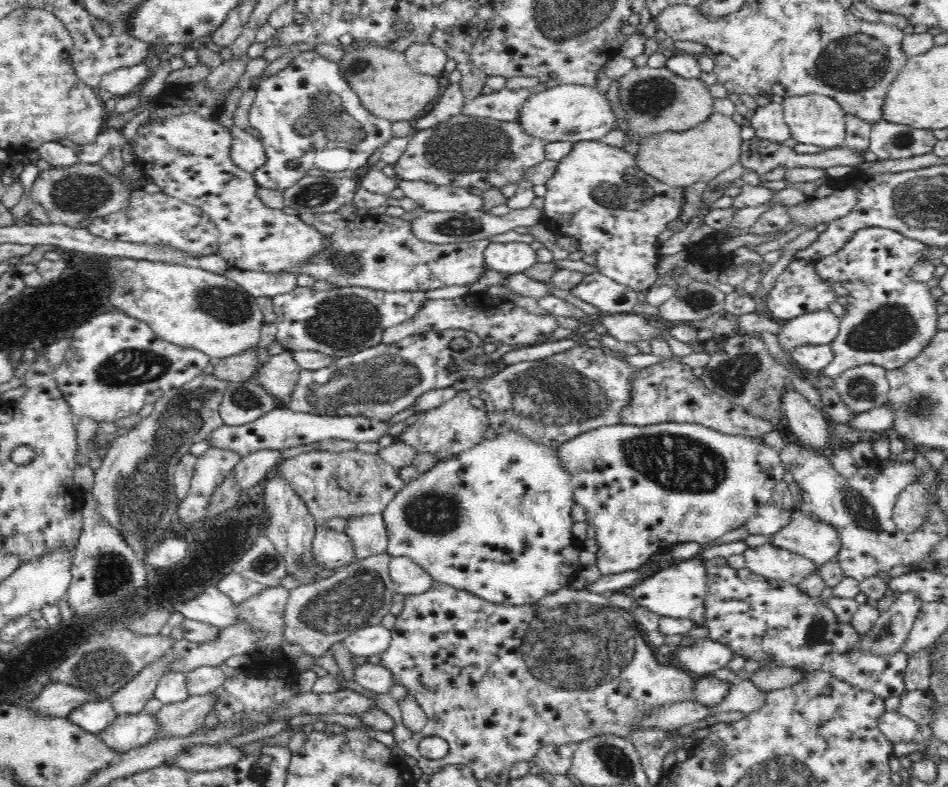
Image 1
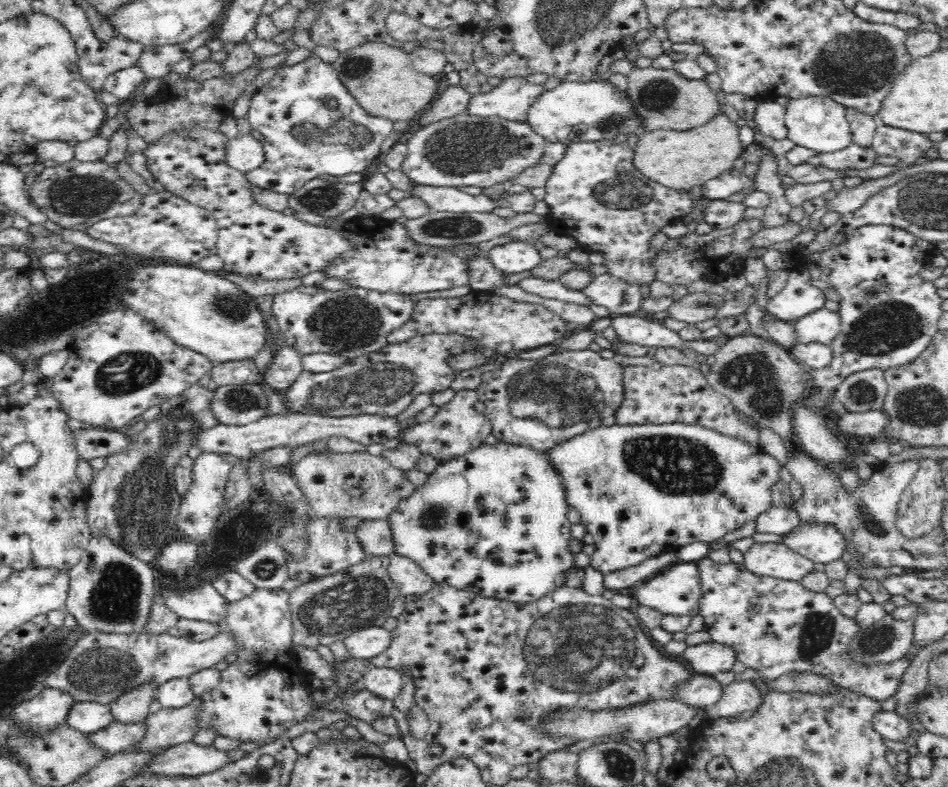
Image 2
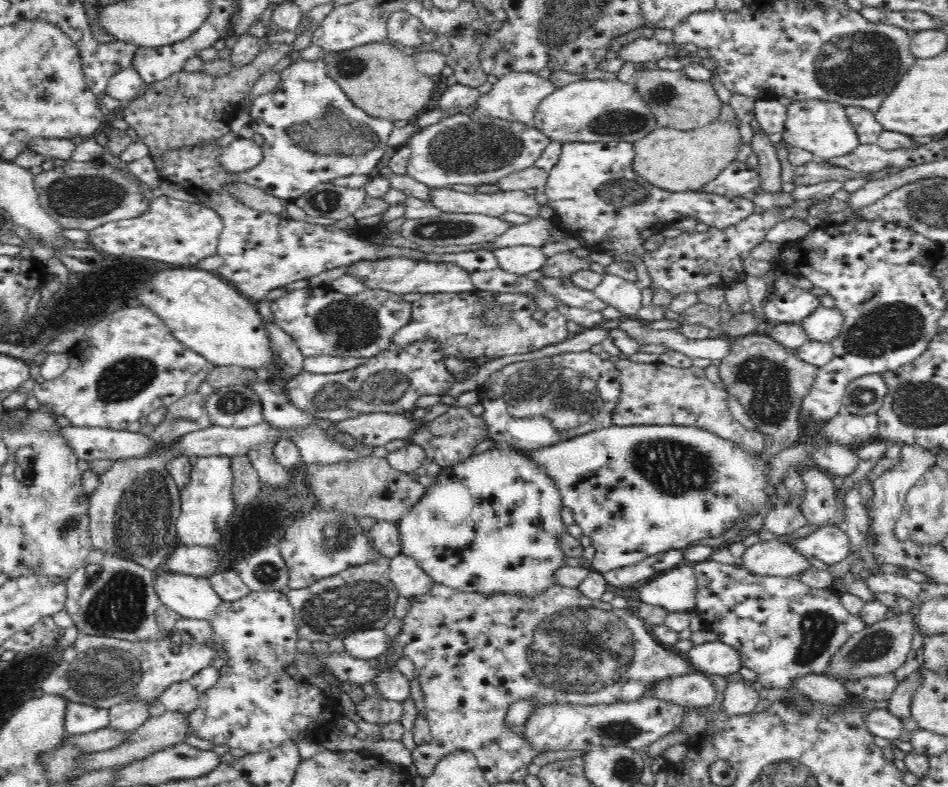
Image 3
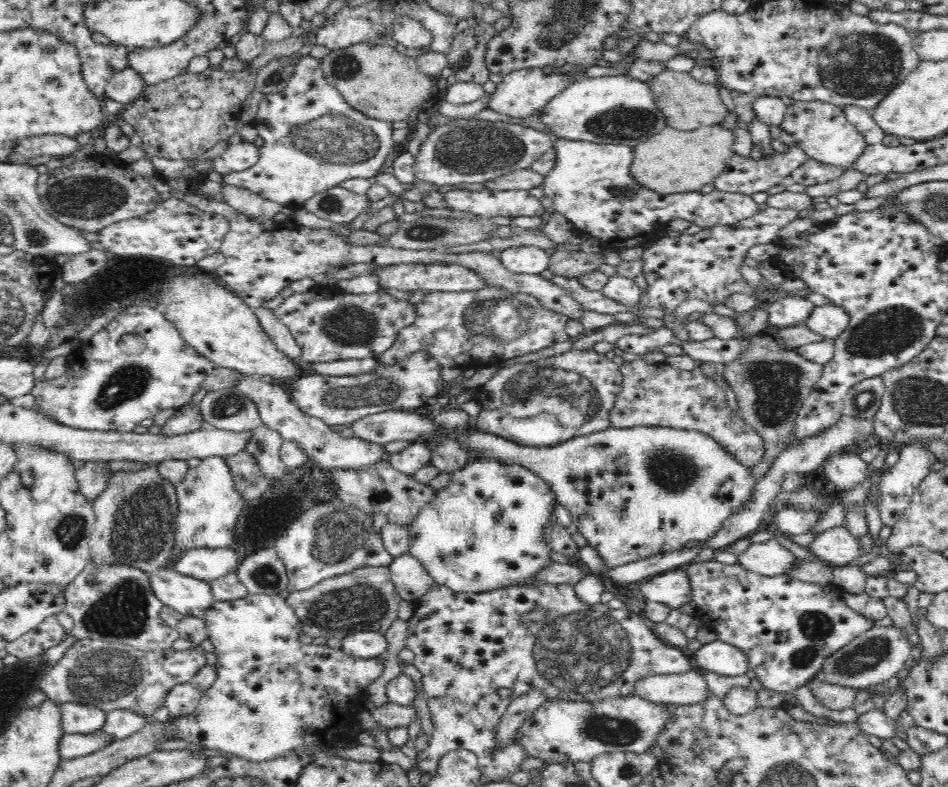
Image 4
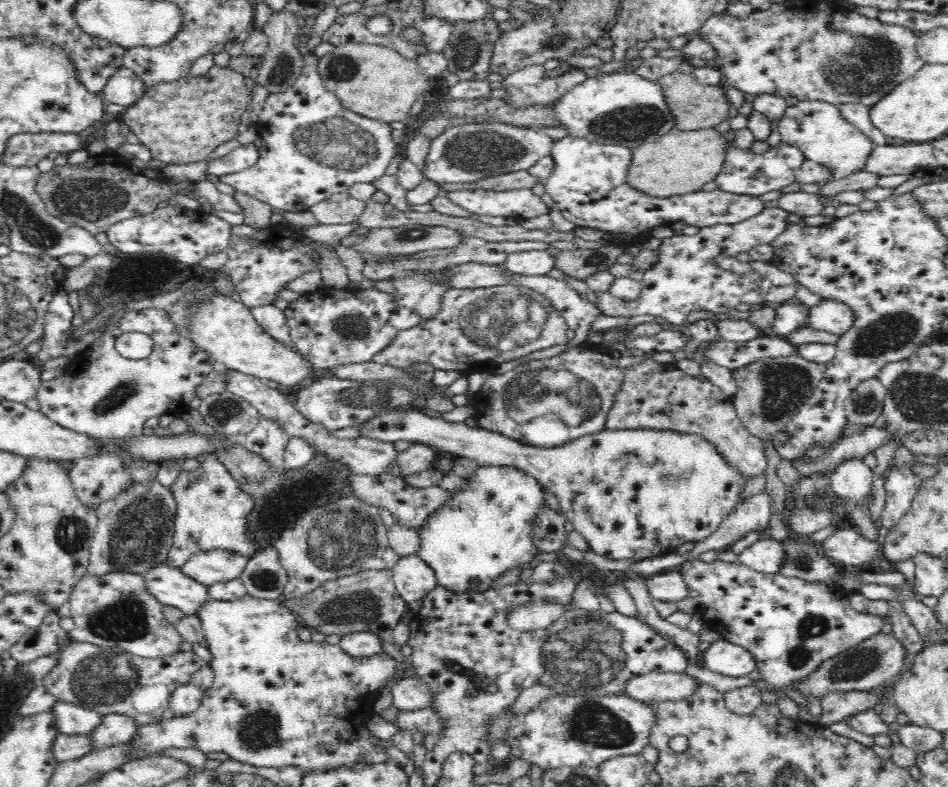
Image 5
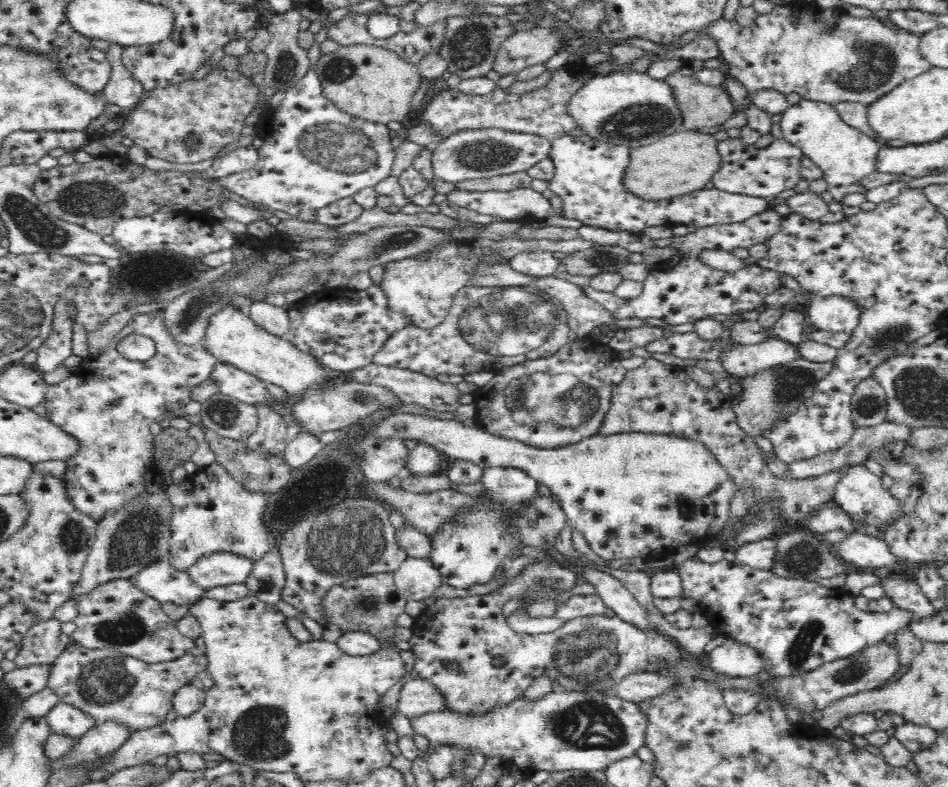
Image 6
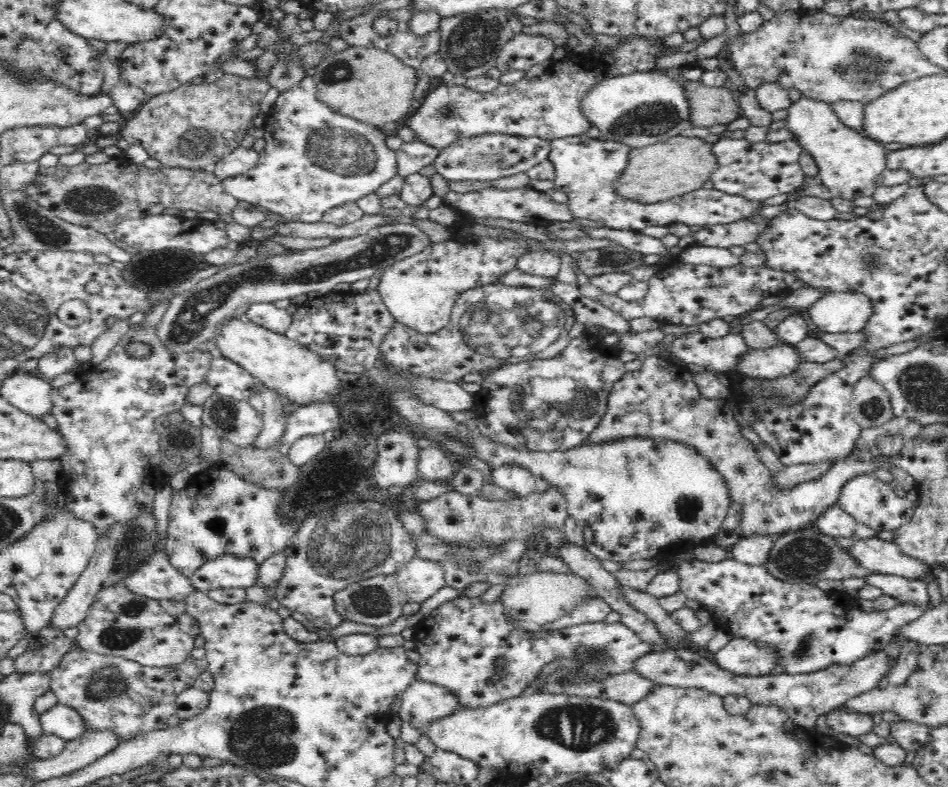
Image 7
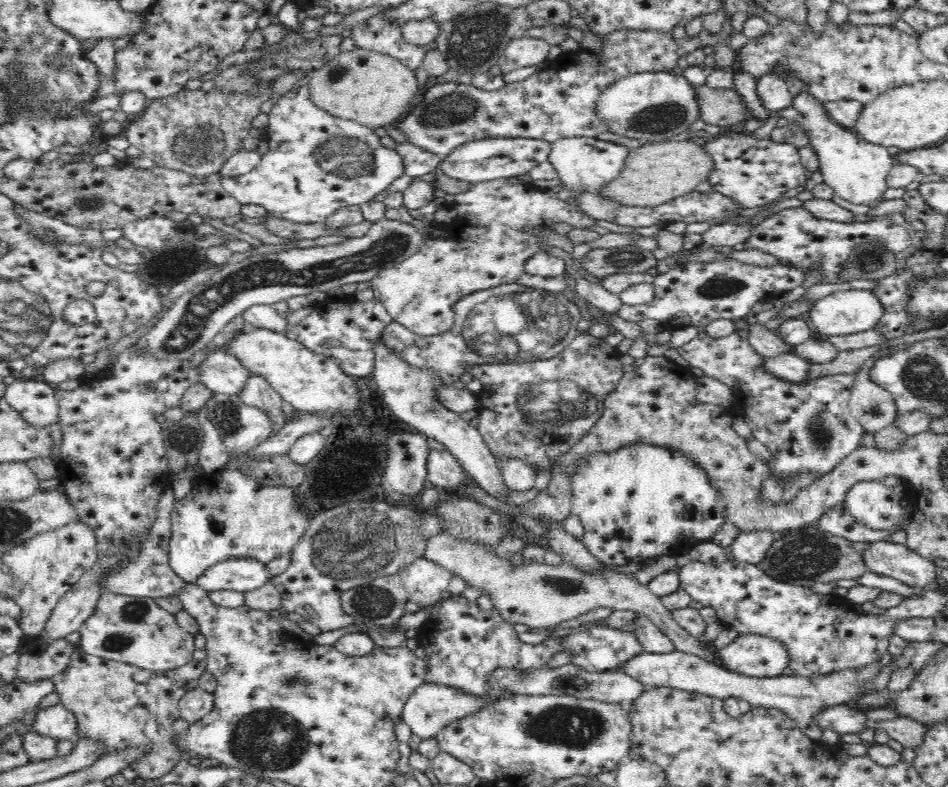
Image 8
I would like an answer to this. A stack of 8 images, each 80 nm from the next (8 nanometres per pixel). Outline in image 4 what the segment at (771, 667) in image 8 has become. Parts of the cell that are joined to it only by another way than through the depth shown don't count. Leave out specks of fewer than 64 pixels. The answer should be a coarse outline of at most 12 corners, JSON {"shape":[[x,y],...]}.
{"shape":[[720,640],[694,651],[701,672],[742,675],[744,653]]}

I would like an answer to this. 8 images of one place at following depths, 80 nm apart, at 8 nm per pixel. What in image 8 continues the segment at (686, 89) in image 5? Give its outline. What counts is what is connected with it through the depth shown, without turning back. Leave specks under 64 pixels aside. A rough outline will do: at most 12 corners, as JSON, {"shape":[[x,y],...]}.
{"shape":[[694,87],[698,120],[730,128],[750,118],[736,89]]}

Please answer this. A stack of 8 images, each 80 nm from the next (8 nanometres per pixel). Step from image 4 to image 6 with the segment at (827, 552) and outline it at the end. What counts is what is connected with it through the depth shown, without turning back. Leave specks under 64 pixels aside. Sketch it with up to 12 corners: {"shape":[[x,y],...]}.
{"shape":[[852,531],[835,554],[856,571],[897,570],[887,544]]}

